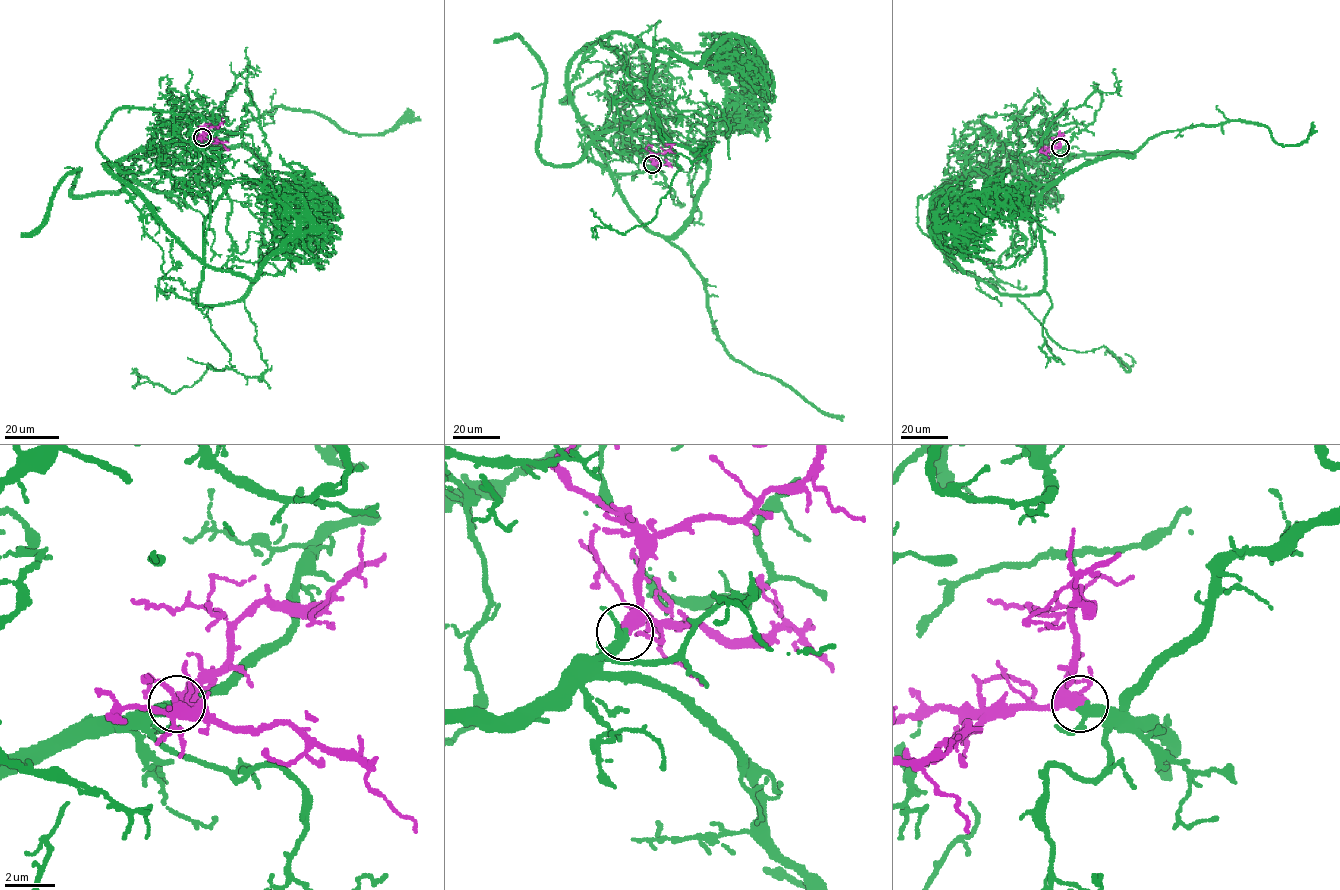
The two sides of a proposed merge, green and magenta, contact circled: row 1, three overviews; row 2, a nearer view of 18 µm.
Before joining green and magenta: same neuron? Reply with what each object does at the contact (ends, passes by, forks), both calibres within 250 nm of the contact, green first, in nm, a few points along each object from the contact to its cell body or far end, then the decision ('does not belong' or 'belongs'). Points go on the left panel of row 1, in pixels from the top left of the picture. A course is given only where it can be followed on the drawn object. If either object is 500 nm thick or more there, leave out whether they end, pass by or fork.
green passes by; magenta forks; calibres 300 and 320 nm; course green (202, 137), (106, 167), (203, 261), (198, 302), (234, 366), (207, 365), (173, 393), (134, 387), (137, 372); course magenta (202, 137), (222, 143), (216, 137); belongs

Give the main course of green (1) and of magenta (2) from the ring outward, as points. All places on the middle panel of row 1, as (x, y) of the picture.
1: (652, 164), (614, 174), (574, 106), (569, 63), (603, 36), (653, 52), (680, 169), (651, 221), (595, 229)
2: (652, 164), (655, 156), (670, 148), (670, 144), (664, 146)

